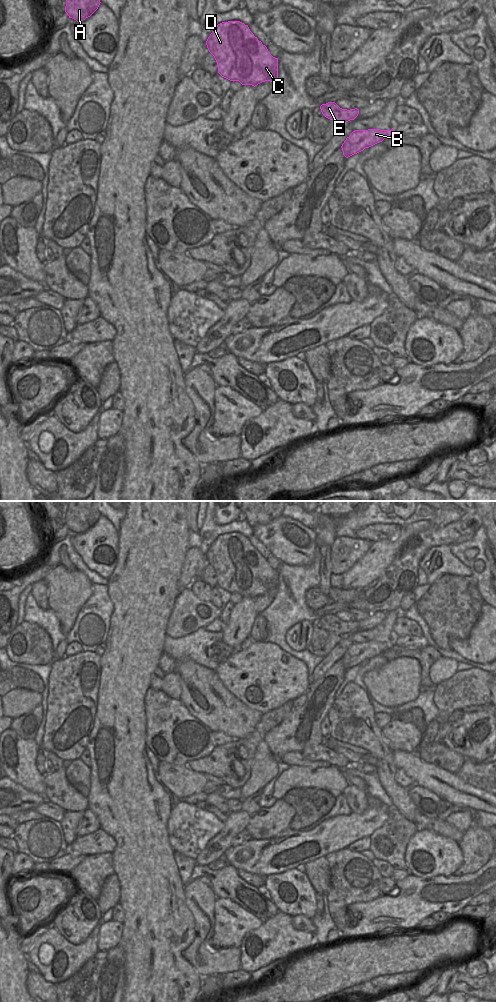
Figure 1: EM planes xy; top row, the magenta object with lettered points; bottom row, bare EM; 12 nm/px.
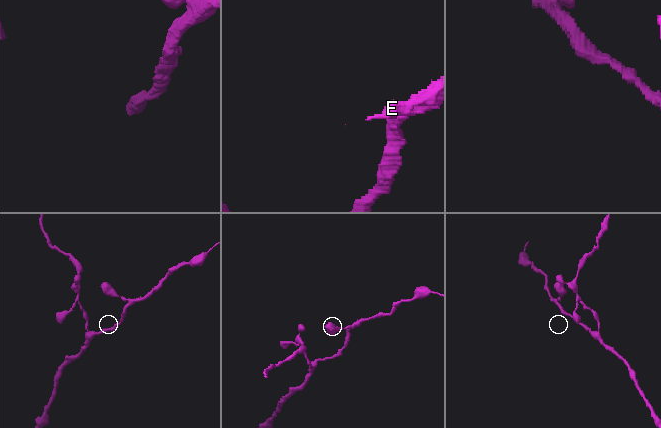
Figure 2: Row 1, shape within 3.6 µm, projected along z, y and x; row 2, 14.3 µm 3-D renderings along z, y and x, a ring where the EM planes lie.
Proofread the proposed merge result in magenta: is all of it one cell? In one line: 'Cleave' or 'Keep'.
Keep.

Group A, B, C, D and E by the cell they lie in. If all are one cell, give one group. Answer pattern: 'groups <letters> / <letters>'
groups A B C D E

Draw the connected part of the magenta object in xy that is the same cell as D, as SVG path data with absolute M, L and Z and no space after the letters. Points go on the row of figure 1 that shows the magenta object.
M240 21L222 22L212 31L206 45L209 52L214 56L218 73L222 77L254 87L265 81L276 83L278 58L270 54L267 47L250 31L248 25Z

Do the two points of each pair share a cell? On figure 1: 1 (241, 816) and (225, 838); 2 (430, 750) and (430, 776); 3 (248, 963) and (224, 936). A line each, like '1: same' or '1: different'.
1: same
2: different
3: different

